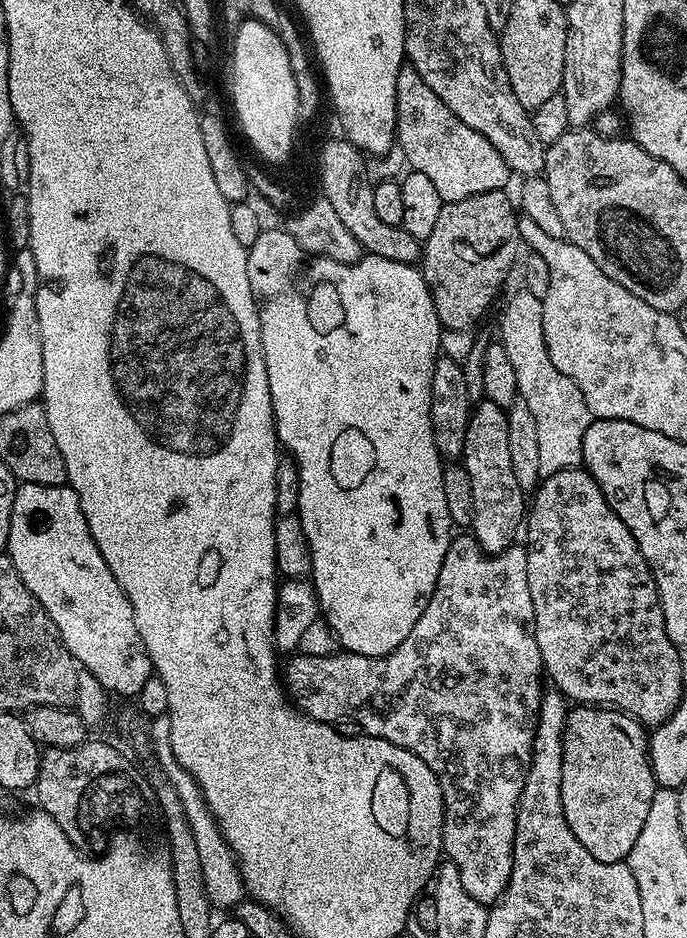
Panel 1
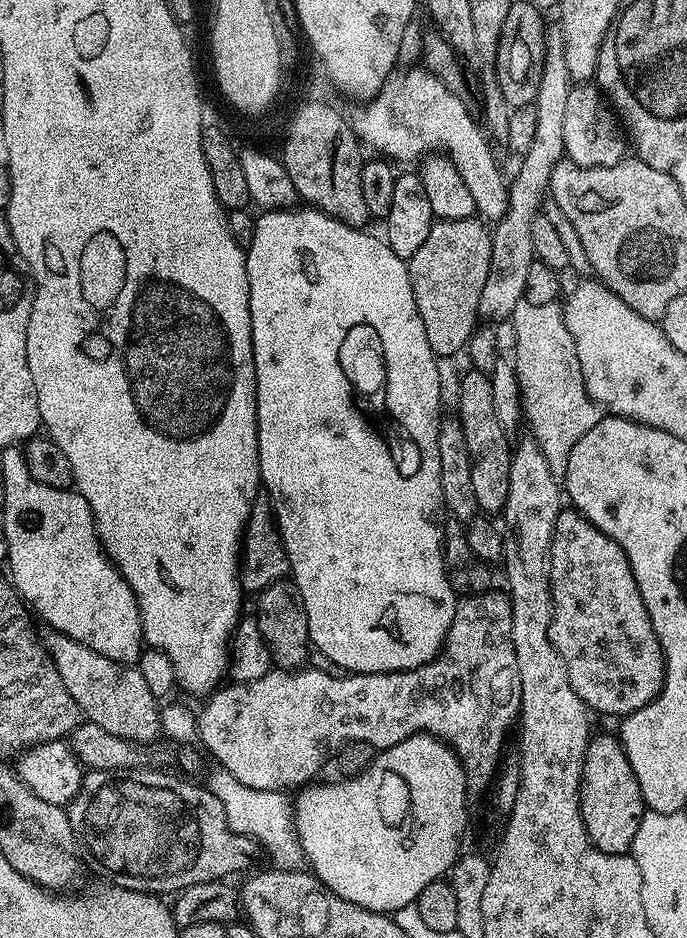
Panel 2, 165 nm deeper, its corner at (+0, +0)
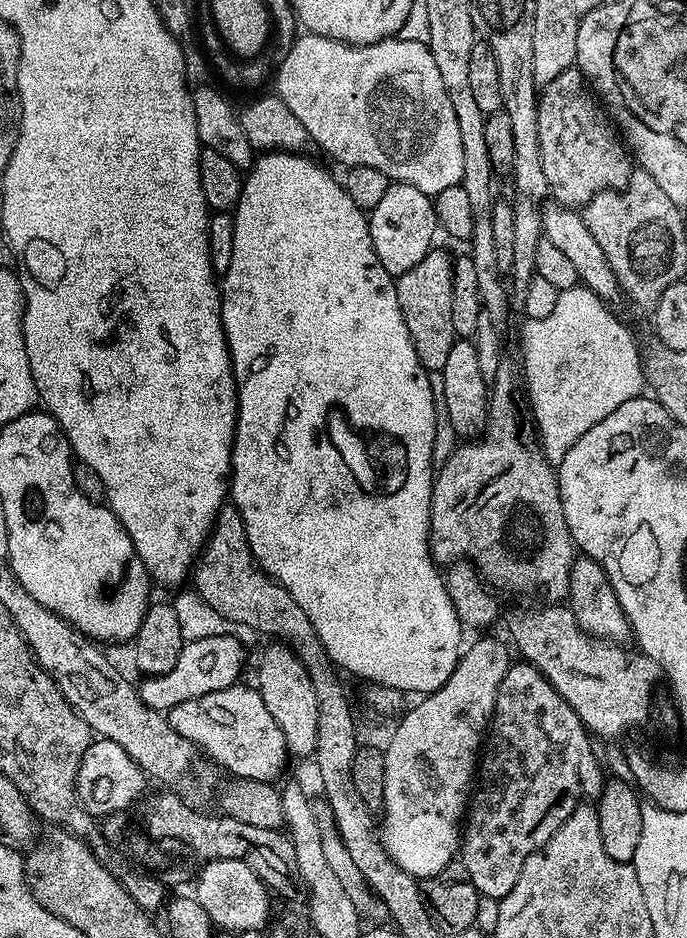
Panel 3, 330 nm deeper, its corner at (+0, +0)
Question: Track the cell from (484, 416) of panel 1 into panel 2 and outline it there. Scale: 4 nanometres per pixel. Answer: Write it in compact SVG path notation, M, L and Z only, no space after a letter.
M475 370L465 371L461 378L461 389L454 412L461 422L465 434L466 449L469 450L472 463L471 481L474 482L474 495L479 511L484 514L499 513L506 502L510 484L510 462L513 445L498 422L498 413L494 411L494 398L490 386L490 375Z

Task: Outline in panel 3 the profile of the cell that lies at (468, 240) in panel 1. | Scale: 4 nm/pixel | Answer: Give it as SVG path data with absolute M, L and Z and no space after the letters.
M433 250L418 262L418 266L414 266L414 270L406 270L406 274L395 277L398 306L402 310L402 318L406 318L406 330L410 330L418 362L422 362L428 373L440 372L442 366L446 366L446 358L458 339L450 318L454 298L452 262L451 255Z

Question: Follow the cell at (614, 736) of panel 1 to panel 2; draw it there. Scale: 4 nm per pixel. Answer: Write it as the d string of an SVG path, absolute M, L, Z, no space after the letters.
M593 735L589 739L580 778L580 809L582 822L595 848L615 856L631 853L638 822L642 822L646 809L630 758L626 758L626 750L615 735Z

